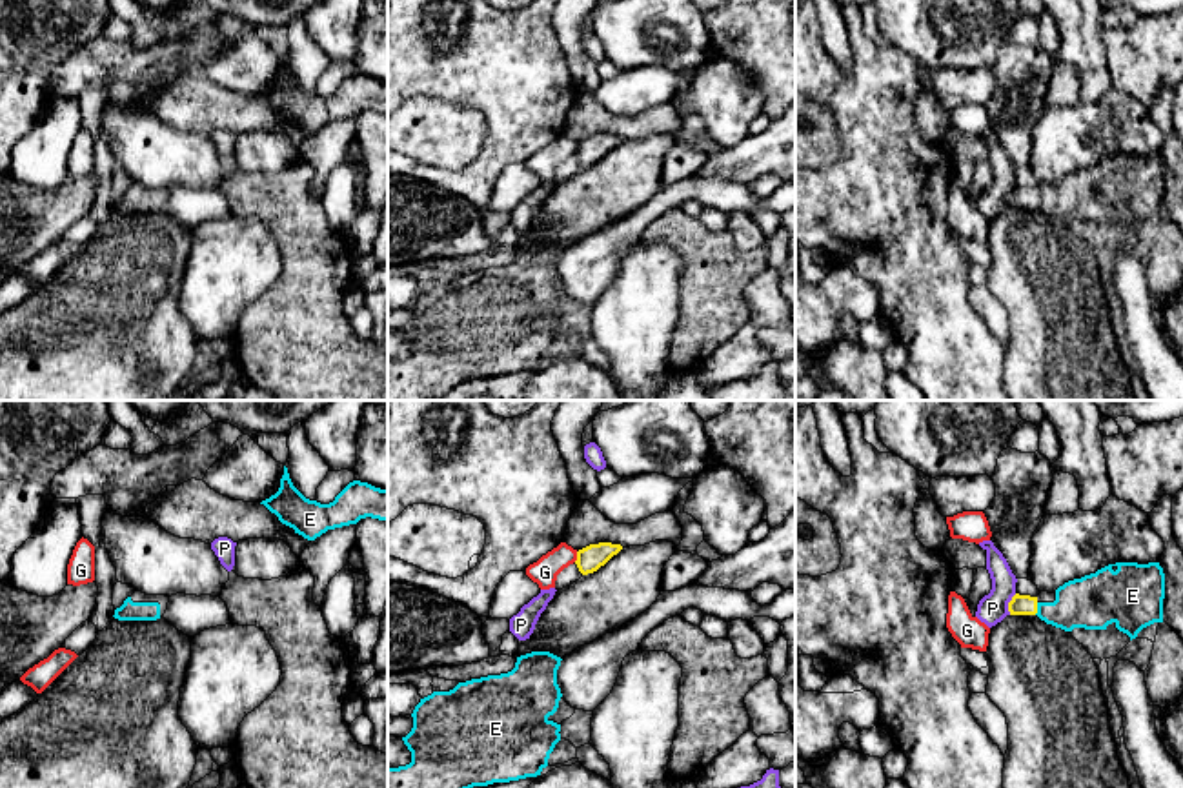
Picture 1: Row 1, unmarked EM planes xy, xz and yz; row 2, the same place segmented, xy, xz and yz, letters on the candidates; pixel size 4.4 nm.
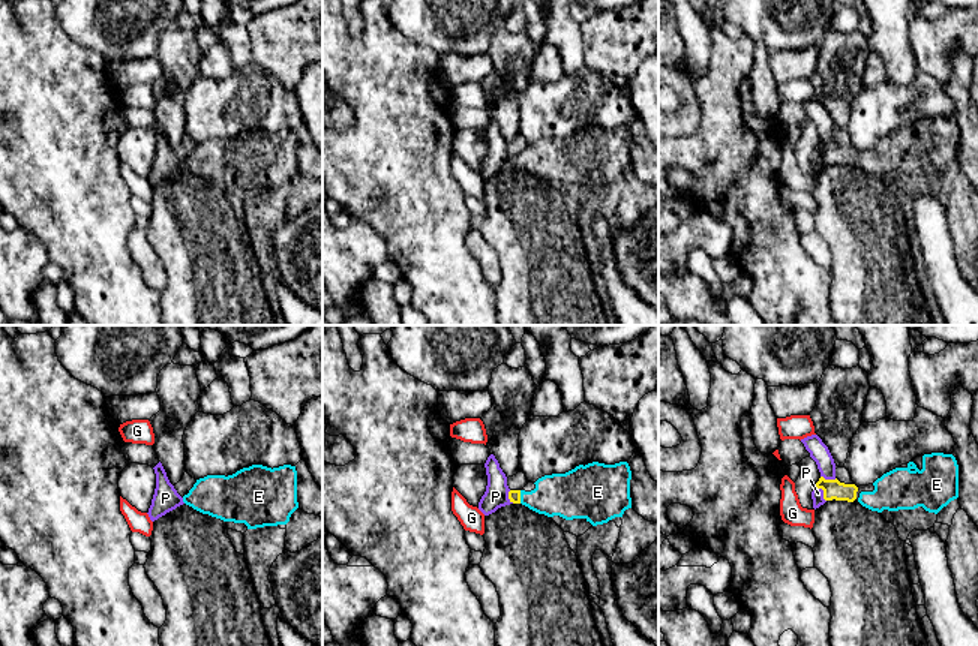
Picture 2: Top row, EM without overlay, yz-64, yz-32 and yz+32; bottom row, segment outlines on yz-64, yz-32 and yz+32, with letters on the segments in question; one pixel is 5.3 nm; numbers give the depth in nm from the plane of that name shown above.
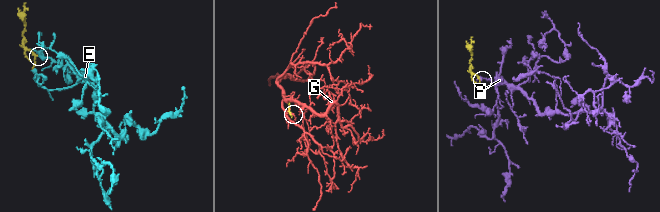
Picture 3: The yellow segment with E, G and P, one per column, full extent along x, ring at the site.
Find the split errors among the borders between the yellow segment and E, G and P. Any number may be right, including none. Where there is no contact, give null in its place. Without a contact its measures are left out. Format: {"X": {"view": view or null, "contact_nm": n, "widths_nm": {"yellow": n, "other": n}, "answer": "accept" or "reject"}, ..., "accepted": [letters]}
{"E": {"view": "yz", "contact_nm": 60, "widths_nm": {"yellow": 100, "other": 240}, "answer": "accept"}, "G": {"view": "xz", "contact_nm": 50, "widths_nm": {"yellow": 110, "other": 120}, "answer": "reject"}, "P": {"view": "yz", "contact_nm": 100, "widths_nm": {"yellow": 100, "other": 140}, "answer": "reject"}, "accepted": ["E"]}

